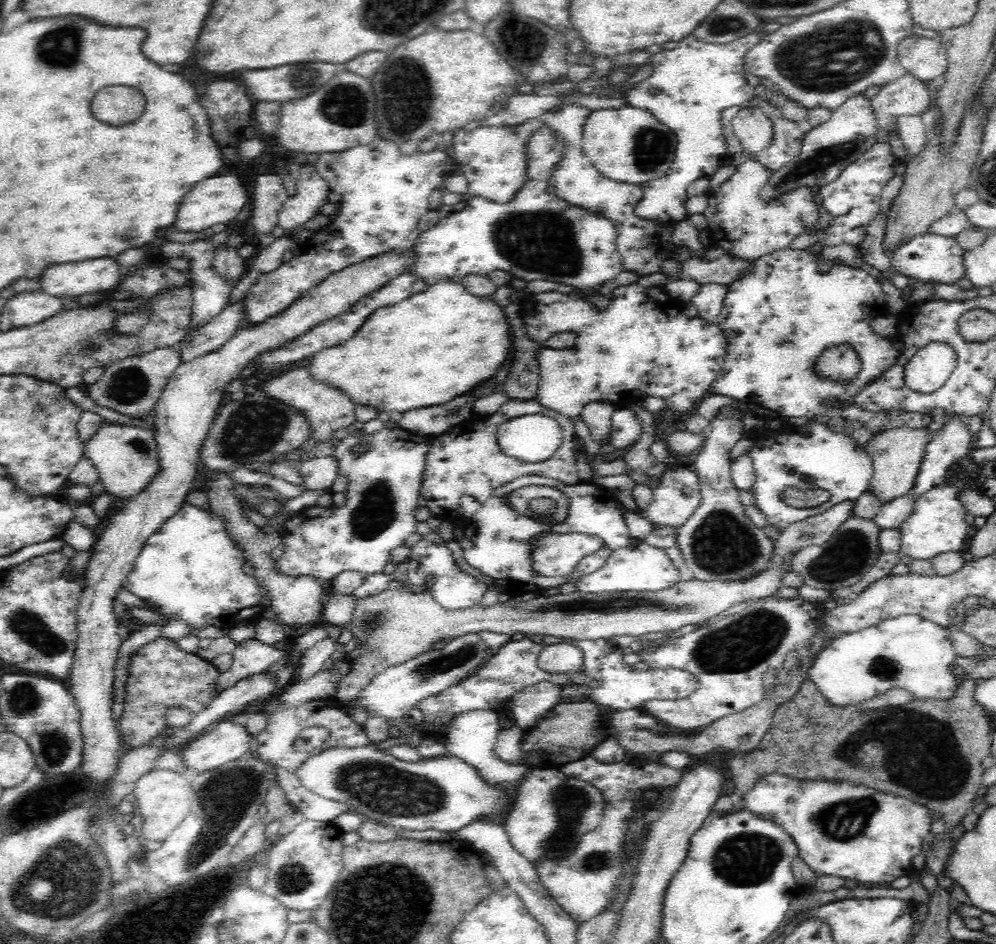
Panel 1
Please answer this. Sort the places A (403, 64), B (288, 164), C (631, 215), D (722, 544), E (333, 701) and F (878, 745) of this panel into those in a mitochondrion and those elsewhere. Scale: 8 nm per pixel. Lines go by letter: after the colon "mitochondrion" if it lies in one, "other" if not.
A: mitochondrion
B: other
C: other
D: mitochondrion
E: other
F: other

